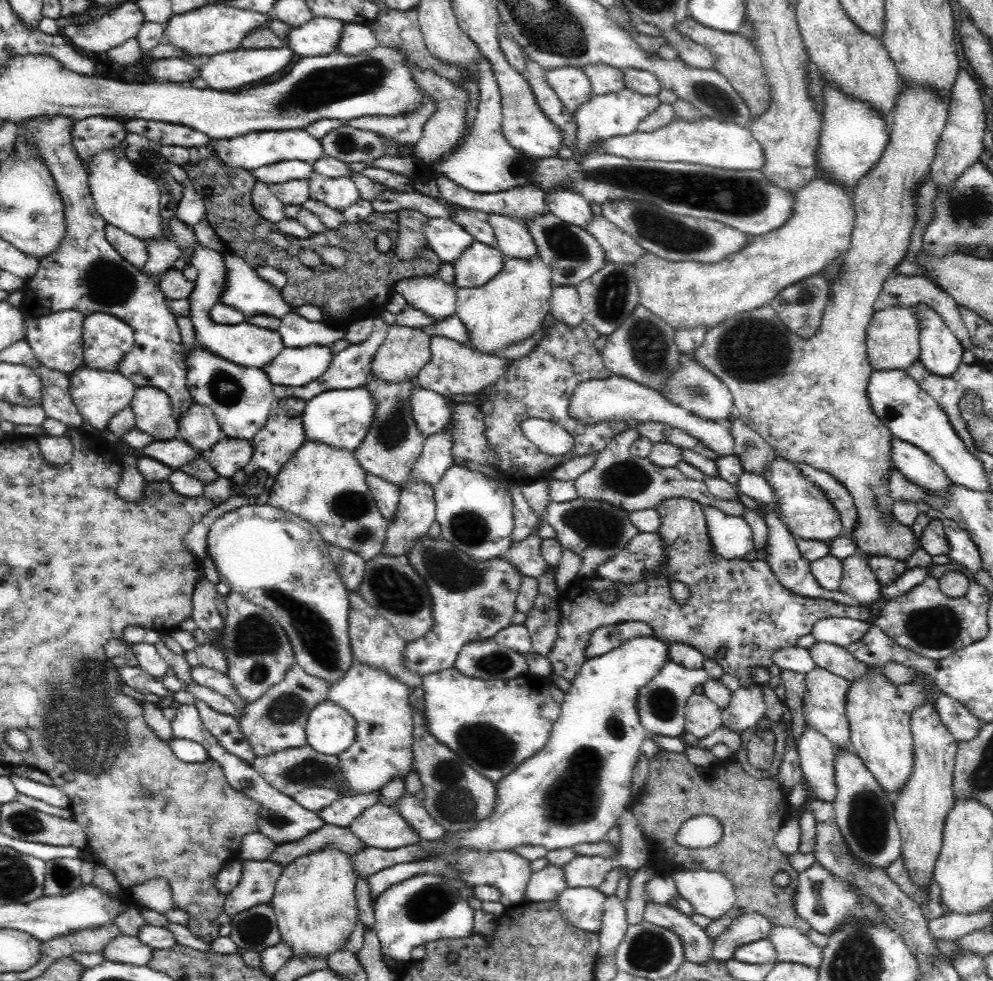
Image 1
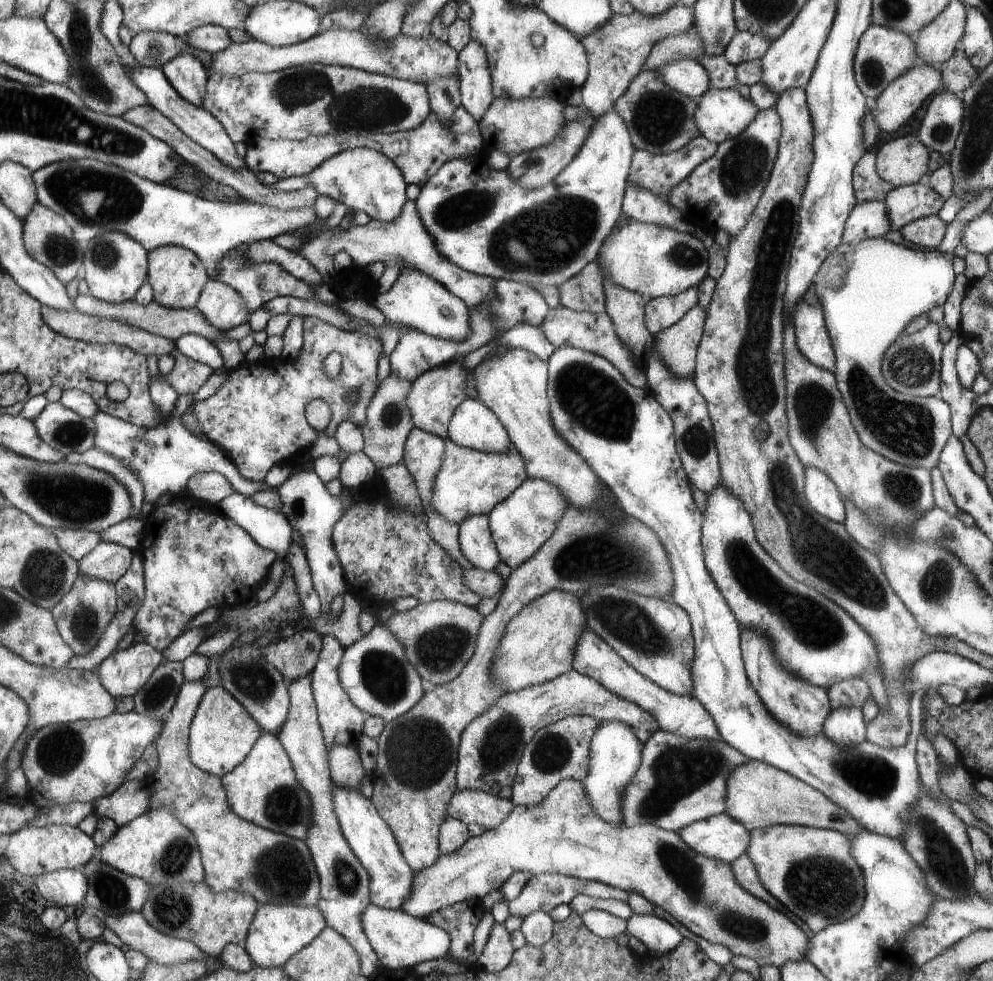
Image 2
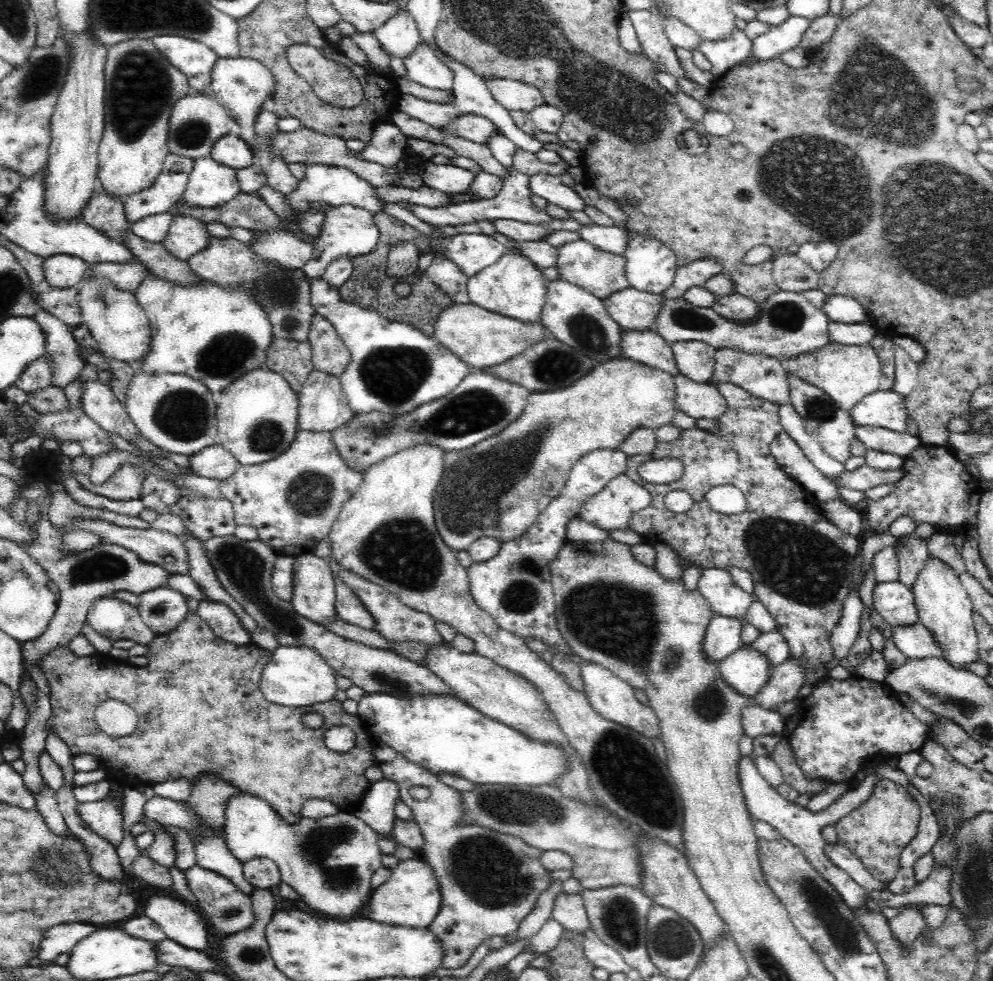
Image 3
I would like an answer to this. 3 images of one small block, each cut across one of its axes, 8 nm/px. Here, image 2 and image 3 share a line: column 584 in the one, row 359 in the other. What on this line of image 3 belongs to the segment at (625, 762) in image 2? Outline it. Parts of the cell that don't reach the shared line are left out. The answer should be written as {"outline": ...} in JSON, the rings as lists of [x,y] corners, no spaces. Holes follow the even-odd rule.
{"outline":[[[778,290],[758,304],[758,314],[750,322],[733,322],[720,316],[712,307],[698,308],[682,297],[674,300],[664,298],[653,330],[670,346],[680,341],[700,341],[716,351],[731,348],[744,354],[770,355],[782,365],[787,360],[828,346],[831,343],[830,321],[822,309],[804,298],[803,293]]]}

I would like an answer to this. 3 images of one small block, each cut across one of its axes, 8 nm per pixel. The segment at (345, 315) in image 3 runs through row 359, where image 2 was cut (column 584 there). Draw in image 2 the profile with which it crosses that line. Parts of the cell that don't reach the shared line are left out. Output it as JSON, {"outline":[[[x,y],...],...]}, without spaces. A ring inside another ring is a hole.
{"outline":[[[555,347],[547,364],[549,410],[554,427],[607,485],[622,512],[627,517],[645,524],[647,529],[656,534],[668,557],[672,572],[672,593],[665,600],[671,601],[688,614],[692,640],[695,642],[690,696],[695,697],[708,716],[712,717],[720,738],[750,760],[759,760],[772,765],[823,793],[829,801],[843,808],[868,832],[900,840],[904,831],[904,820],[908,819],[908,809],[916,802],[921,786],[916,766],[916,737],[923,718],[922,698],[929,687],[910,696],[910,734],[906,744],[898,748],[883,749],[868,741],[849,747],[839,746],[825,737],[823,732],[805,737],[792,731],[785,723],[777,721],[768,712],[758,692],[748,680],[744,670],[743,654],[740,652],[741,625],[728,602],[724,600],[704,562],[703,542],[700,541],[703,513],[693,501],[693,488],[676,450],[675,429],[669,414],[663,406],[651,400],[647,388],[637,389],[629,385],[623,374],[597,353],[572,347]]]}

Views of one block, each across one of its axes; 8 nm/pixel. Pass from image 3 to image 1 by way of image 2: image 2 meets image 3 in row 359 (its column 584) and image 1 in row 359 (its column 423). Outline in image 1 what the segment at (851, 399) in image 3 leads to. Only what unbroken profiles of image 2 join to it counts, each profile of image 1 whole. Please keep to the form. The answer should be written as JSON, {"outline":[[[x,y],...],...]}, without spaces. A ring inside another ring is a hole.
{"outline":[[[894,305],[892,308],[875,312],[868,323],[865,341],[870,367],[873,370],[898,369],[905,372],[920,359],[920,331],[916,313],[910,309],[910,306]]]}

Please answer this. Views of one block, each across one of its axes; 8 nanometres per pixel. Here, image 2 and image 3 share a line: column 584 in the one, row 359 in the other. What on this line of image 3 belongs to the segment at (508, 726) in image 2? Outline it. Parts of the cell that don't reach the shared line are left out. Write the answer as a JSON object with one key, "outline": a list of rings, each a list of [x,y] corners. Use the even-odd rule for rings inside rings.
{"outline":[[[680,341],[672,348],[681,375],[698,384],[711,380],[716,350],[700,341]]]}

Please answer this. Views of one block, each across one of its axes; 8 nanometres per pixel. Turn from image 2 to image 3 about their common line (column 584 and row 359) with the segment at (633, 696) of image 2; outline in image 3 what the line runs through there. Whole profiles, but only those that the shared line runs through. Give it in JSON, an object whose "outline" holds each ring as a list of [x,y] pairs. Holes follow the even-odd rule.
{"outline":[[[654,330],[625,332],[621,344],[622,355],[626,359],[648,365],[649,368],[660,369],[661,372],[671,374],[673,378],[681,375],[672,346]]]}

